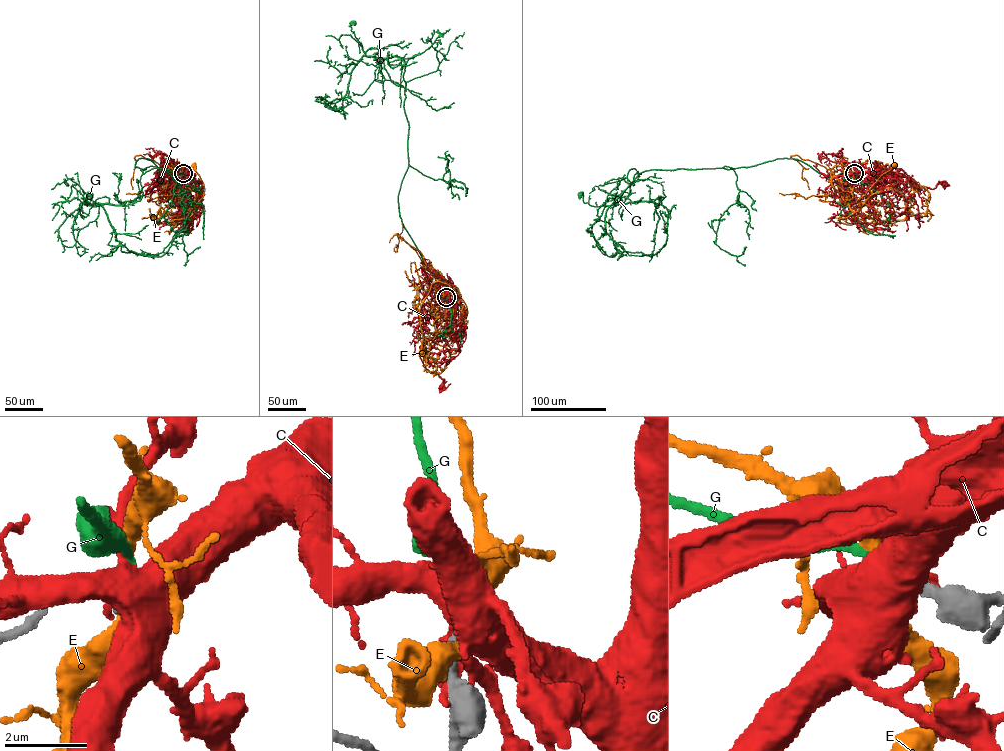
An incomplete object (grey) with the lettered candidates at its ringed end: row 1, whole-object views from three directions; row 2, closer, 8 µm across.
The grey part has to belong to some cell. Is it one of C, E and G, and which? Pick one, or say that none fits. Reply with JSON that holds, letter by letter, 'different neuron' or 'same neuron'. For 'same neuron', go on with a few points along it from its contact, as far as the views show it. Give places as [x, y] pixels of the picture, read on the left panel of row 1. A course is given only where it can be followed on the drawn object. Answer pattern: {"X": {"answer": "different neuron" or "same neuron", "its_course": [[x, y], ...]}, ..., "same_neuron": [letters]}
{"C": {"answer": "different neuron"}, "E": {"answer": "different neuron"}, "G": {"answer": "same neuron", "its_course": [[183, 173], [165, 176], [139, 158], [135, 165], [146, 169], [139, 201], [92, 206], [90, 195]]}, "same_neuron": ["G"]}

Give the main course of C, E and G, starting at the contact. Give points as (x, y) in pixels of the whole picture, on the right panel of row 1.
C: (854, 173), (886, 175), (901, 189), (917, 185), (933, 189), (944, 183)
E: (854, 173), (841, 163), (831, 170), (832, 186), (855, 211), (859, 205), (856, 201), (893, 165)
G: (854, 173), (826, 176), (796, 159), (779, 158), (727, 169), (645, 170), (615, 205), (592, 206), (579, 195)

